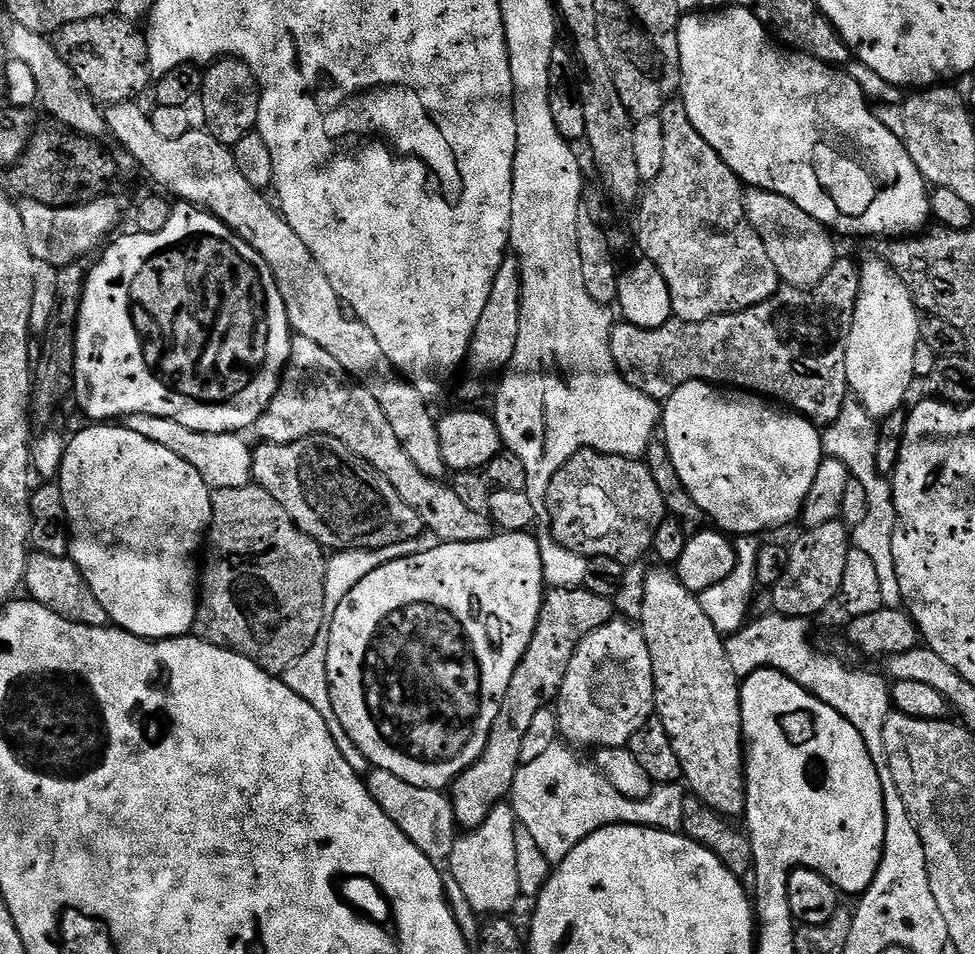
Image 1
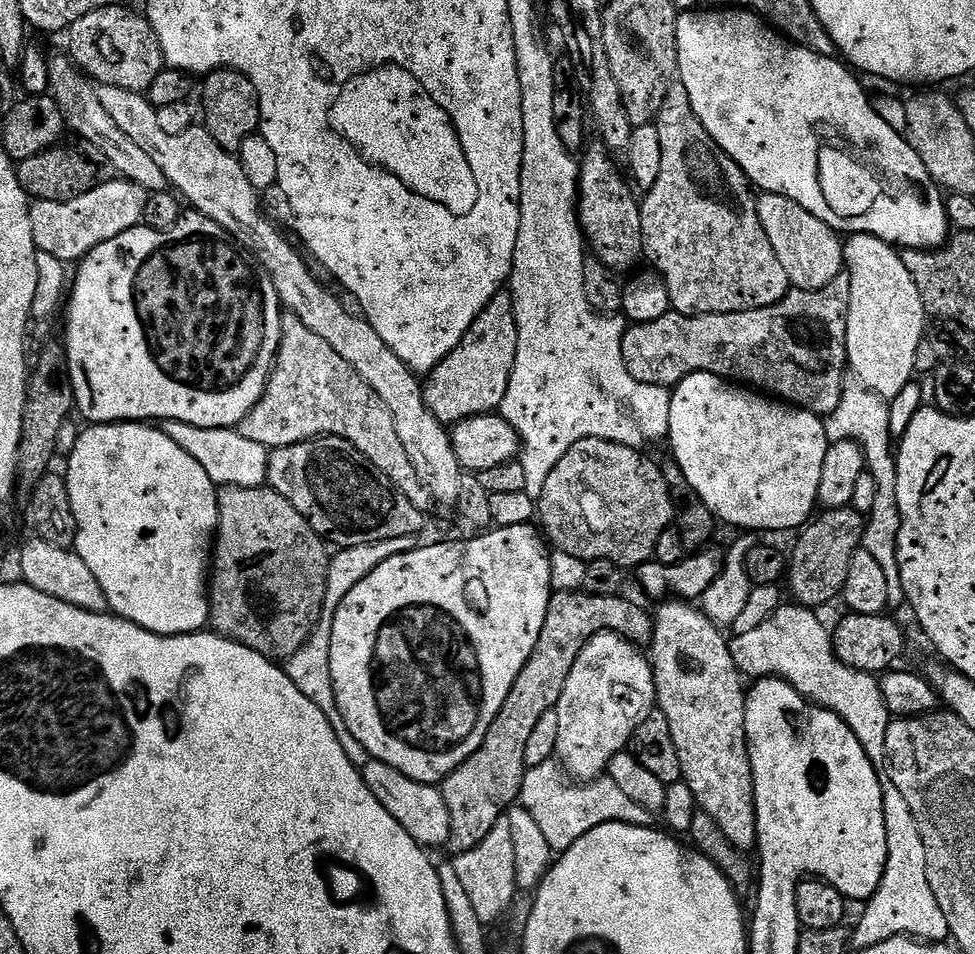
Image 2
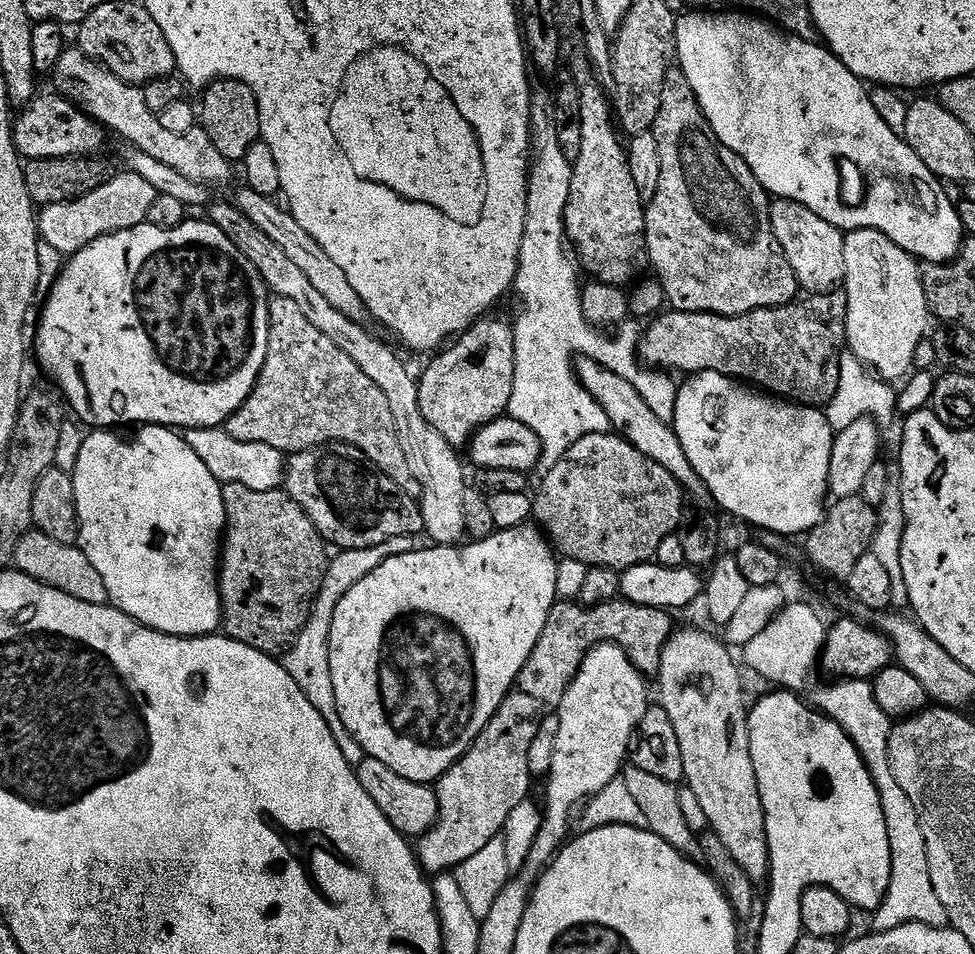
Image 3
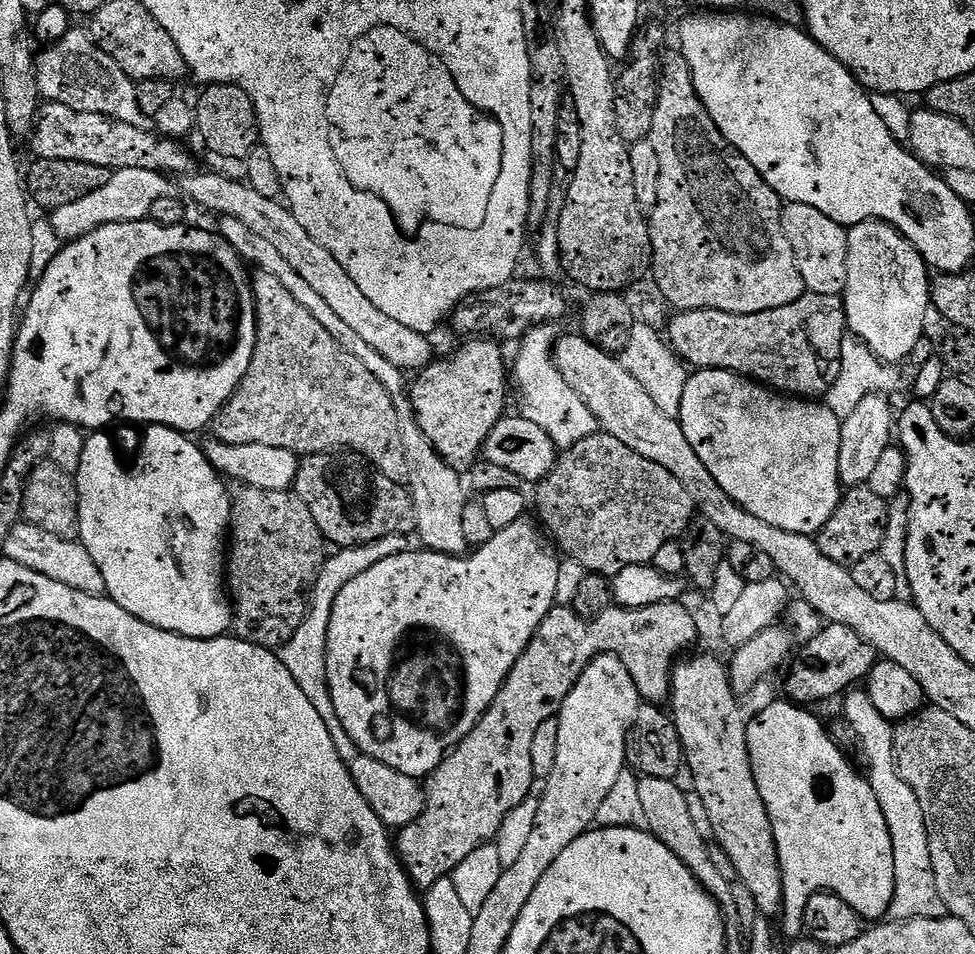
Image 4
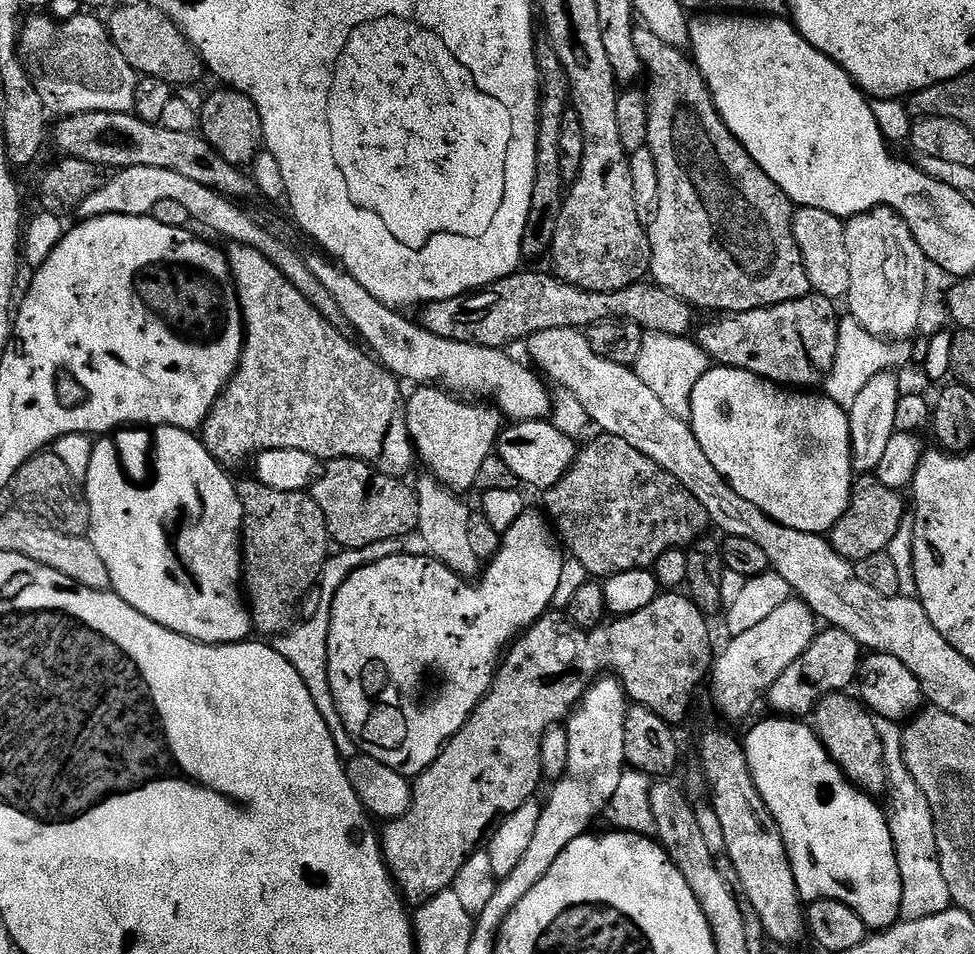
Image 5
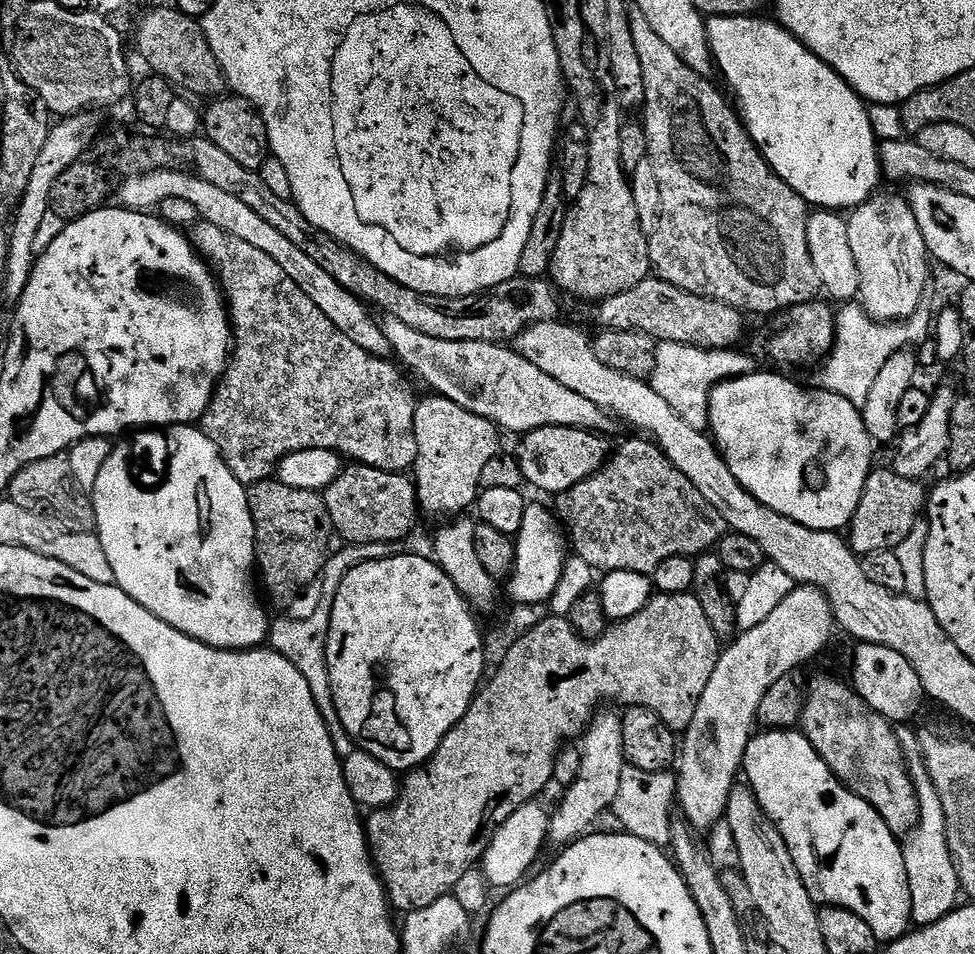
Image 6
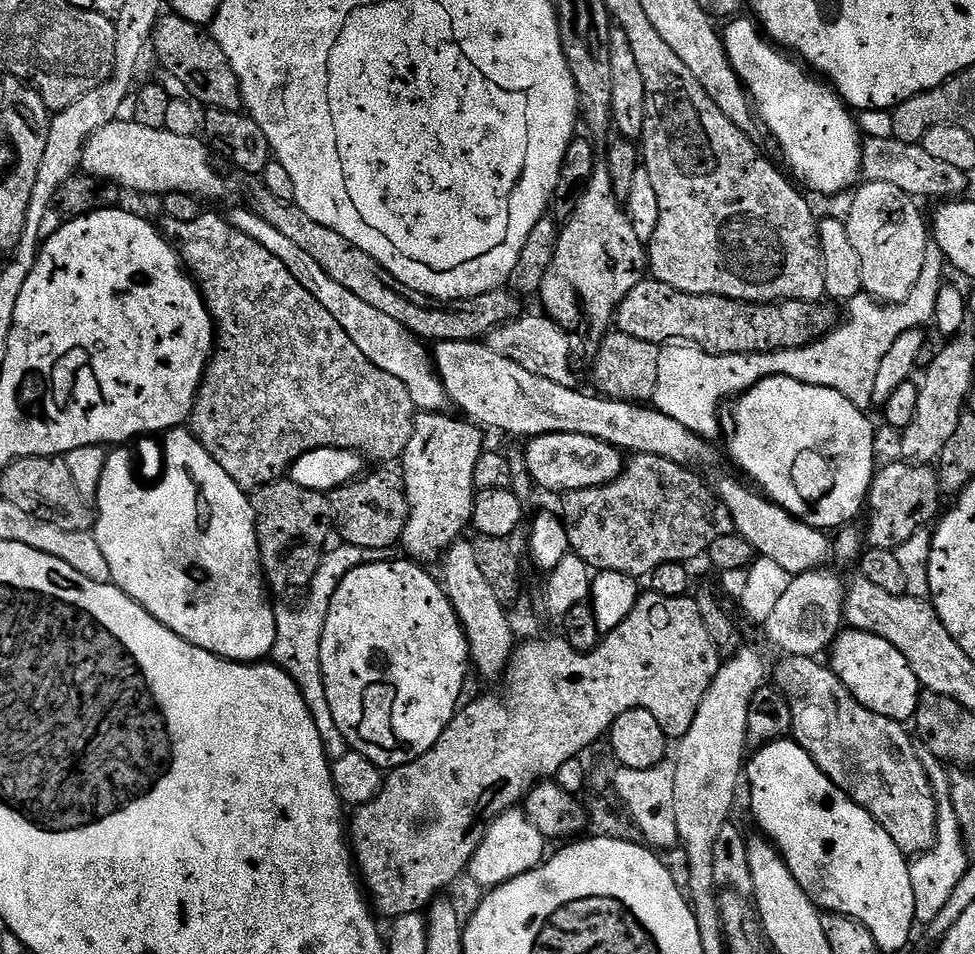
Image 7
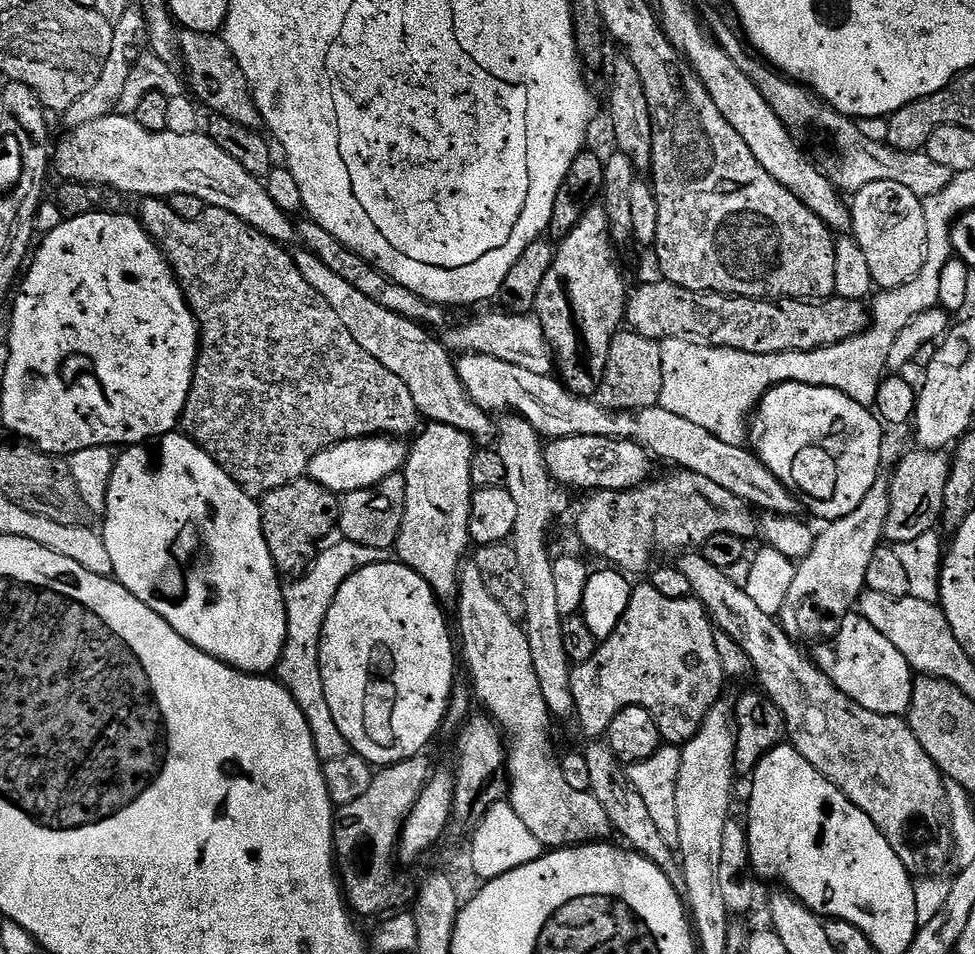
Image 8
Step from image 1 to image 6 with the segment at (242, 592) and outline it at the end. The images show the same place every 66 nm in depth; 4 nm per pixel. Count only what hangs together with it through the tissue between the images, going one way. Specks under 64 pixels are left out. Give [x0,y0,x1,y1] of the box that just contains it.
[248,478,334,600]

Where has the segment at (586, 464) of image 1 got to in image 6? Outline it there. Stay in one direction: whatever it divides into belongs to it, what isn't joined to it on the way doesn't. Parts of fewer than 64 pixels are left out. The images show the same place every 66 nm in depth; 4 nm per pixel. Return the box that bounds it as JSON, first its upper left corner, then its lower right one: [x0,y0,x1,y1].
[556,438,728,576]

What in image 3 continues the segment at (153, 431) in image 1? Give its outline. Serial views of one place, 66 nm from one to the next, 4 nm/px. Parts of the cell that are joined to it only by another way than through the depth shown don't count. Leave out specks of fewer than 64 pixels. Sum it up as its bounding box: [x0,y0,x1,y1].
[183,427,286,492]

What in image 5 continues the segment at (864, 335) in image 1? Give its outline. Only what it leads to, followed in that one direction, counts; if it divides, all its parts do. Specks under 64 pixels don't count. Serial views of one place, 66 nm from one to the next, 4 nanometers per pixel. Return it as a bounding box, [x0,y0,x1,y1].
[844,208,930,342]

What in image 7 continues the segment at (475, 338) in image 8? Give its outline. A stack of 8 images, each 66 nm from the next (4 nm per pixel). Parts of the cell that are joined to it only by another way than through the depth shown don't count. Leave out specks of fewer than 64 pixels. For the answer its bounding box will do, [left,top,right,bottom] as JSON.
[486,314,577,387]

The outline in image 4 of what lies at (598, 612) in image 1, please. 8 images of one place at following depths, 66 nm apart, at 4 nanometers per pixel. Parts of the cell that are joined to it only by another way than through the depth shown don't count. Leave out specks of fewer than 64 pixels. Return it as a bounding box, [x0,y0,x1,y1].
[394,600,700,890]

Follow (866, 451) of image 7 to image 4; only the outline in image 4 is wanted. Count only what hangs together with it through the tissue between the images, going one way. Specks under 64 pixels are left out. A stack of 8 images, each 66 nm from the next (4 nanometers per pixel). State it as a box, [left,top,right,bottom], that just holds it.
[678,368,842,537]

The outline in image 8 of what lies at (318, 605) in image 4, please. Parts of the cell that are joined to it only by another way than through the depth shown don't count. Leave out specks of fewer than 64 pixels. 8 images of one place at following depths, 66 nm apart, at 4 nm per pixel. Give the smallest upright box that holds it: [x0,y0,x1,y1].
[274,539,393,761]

